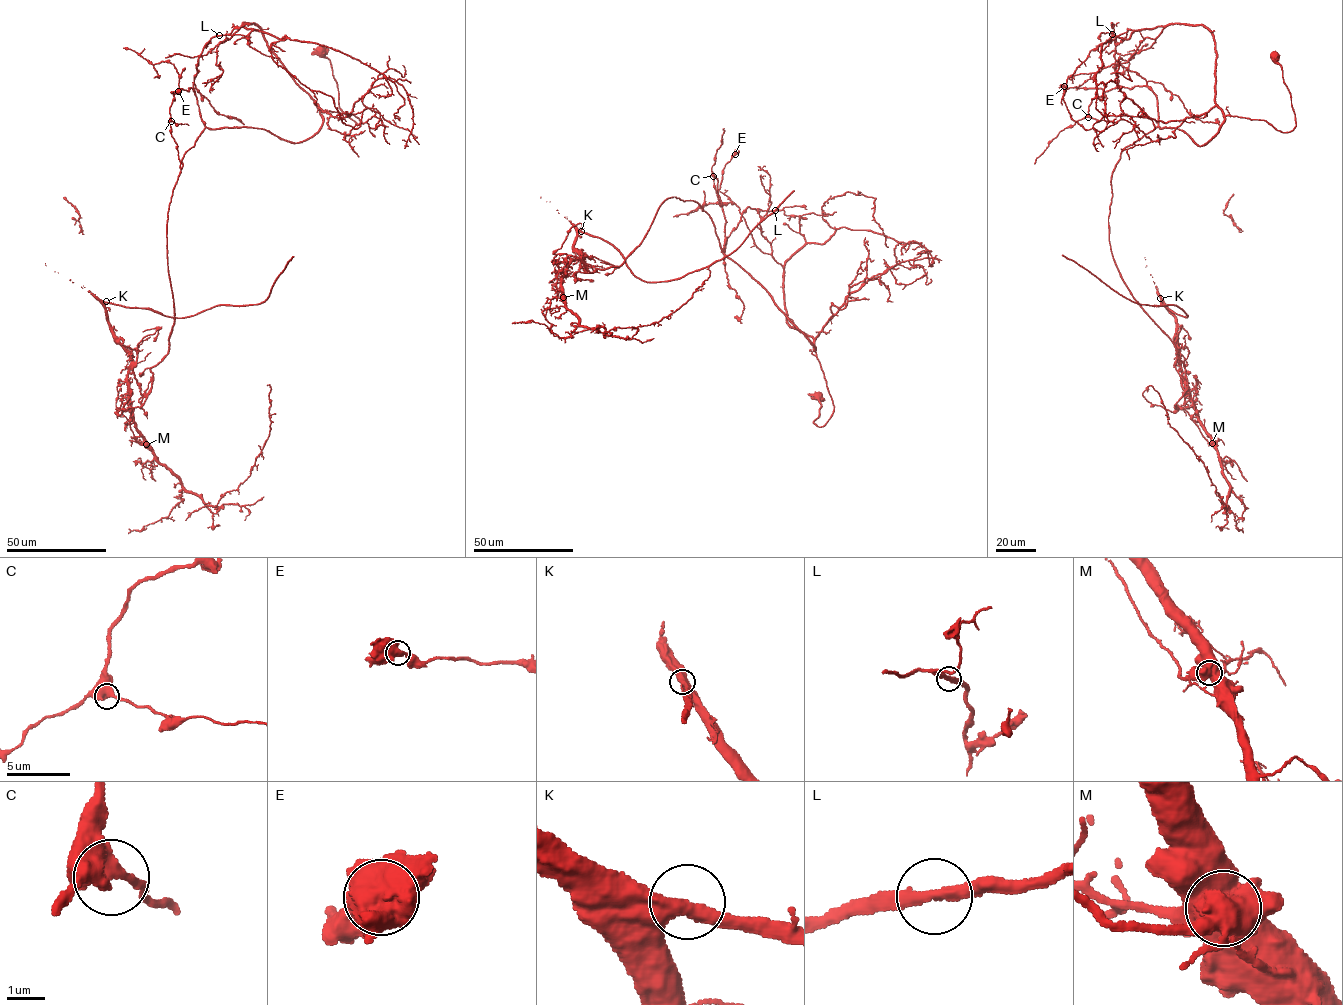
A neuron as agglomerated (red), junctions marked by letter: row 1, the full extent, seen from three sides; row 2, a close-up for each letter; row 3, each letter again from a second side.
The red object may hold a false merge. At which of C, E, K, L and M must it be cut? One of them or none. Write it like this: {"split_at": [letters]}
{"split_at": ["M"]}

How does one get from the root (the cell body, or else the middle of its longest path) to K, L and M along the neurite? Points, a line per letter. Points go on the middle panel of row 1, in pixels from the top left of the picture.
K: (817, 396), (823, 427), (813, 344), (697, 202), (663, 200), (619, 266), (568, 255), (563, 275), (581, 231)
L: (817, 396), (822, 406), (813, 423), (823, 427), (834, 407), (813, 344), (721, 251), (747, 208), (775, 210)
M: (817, 396), (823, 427), (813, 344), (694, 201), (663, 200), (619, 266), (568, 255), (563, 296)

